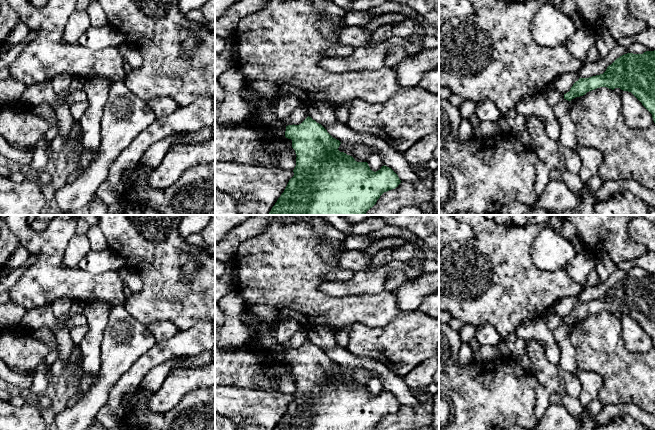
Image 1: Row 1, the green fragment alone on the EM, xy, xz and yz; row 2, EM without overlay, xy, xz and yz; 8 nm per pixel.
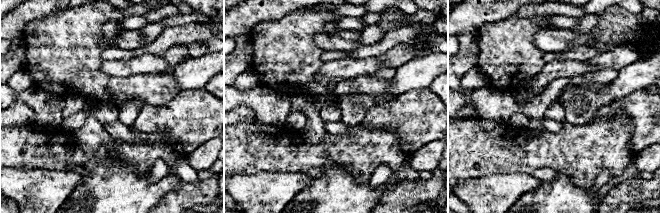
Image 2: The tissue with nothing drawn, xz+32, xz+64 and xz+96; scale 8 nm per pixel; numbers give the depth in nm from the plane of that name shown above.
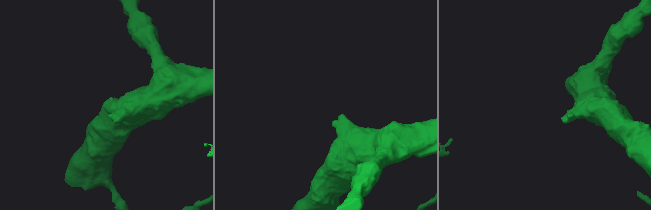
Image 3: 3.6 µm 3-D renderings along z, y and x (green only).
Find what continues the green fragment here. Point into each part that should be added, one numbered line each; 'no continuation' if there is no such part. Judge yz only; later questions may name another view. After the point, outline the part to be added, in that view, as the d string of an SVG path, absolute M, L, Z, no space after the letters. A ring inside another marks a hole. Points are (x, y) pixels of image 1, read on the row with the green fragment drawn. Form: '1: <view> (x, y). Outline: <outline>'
1: yz (552, 97). Outline: M556 89L549 92L542 92L542 94L551 107L554 107L557 103L564 99L564 95Z

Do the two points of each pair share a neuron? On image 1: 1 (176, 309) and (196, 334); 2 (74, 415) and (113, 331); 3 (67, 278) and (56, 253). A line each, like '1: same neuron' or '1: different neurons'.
1: different neurons
2: same neuron
3: same neuron

